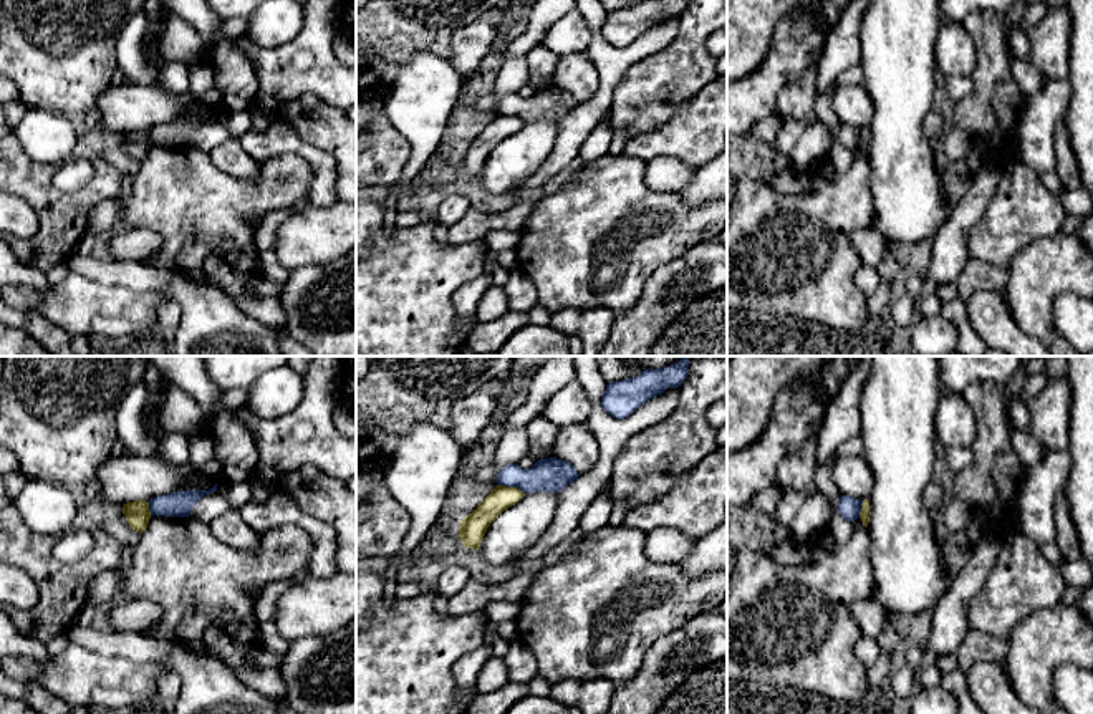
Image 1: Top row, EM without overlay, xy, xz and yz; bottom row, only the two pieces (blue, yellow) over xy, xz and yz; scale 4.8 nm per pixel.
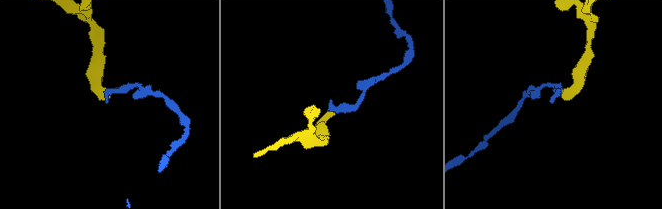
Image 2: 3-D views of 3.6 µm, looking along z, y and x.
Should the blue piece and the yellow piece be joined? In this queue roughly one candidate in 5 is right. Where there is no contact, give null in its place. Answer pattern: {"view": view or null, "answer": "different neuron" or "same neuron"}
{"view": "xz", "answer": "different neuron"}

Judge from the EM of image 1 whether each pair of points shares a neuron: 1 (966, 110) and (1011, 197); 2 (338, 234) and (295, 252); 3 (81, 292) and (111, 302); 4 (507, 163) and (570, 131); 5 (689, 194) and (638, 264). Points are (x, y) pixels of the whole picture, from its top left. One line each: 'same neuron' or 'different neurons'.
1: different neurons
2: same neuron
3: same neuron
4: different neurons
5: different neurons

